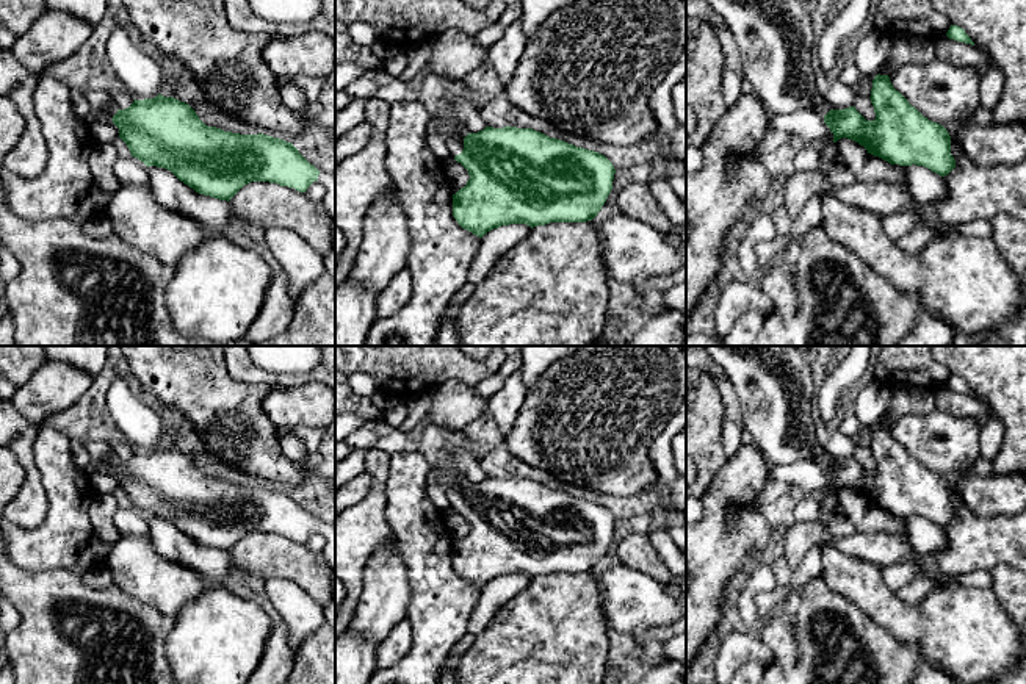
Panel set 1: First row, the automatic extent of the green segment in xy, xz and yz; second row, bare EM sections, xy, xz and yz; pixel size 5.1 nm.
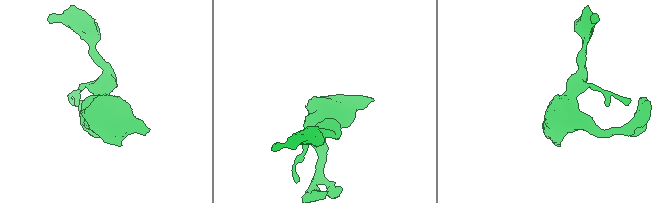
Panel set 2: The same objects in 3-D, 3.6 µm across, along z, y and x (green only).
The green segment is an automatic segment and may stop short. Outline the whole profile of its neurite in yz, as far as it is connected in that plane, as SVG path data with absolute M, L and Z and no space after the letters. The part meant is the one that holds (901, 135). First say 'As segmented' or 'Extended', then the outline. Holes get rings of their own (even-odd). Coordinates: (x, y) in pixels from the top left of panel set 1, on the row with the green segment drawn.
Extended. M705 0L730 28L739 50L744 77L753 92L772 114L793 114L804 110L818 111L833 133L833 142L841 138L863 146L868 153L890 164L924 166L945 177L956 167L951 155L948 130L924 117L909 100L893 88L888 75L876 75L871 103L876 119L866 121L855 106L832 110L816 89L811 49L816 44L813 22L804 0Z

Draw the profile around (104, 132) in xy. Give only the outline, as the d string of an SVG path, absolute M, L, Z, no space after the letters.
M96 119L88 127L99 146L114 144L119 139L119 128L113 124L113 121Z

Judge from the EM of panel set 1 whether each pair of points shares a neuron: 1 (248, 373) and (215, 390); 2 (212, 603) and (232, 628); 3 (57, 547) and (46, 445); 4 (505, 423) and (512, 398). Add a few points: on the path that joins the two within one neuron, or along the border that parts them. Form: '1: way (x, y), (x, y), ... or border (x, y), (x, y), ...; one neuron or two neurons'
1: border (224, 362), (237, 381); two neurons
2: way (216, 609), (226, 622); one neuron
3: way (60, 522), (58, 470); one neuron
4: way (505, 417), (506, 404); one neuron

